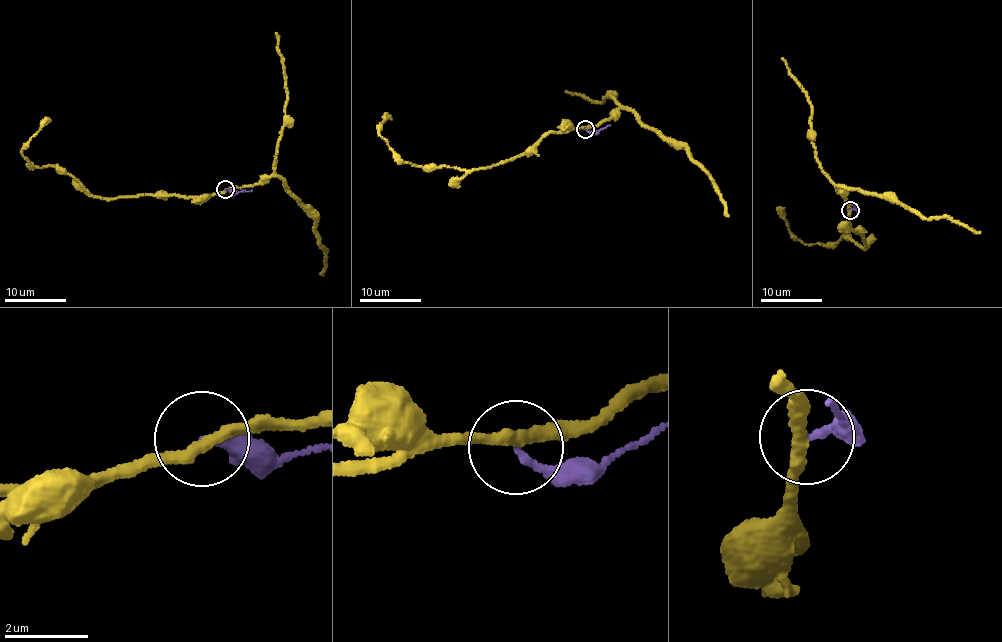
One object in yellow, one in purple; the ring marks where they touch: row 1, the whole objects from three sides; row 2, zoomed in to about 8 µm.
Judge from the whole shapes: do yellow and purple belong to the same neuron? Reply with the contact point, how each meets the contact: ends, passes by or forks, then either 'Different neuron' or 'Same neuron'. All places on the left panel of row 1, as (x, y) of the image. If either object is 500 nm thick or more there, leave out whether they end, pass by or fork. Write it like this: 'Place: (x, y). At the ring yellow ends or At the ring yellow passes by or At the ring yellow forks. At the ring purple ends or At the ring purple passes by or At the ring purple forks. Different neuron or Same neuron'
Place: (225, 189). At the ring yellow passes by. At the ring purple ends. Different neuron

